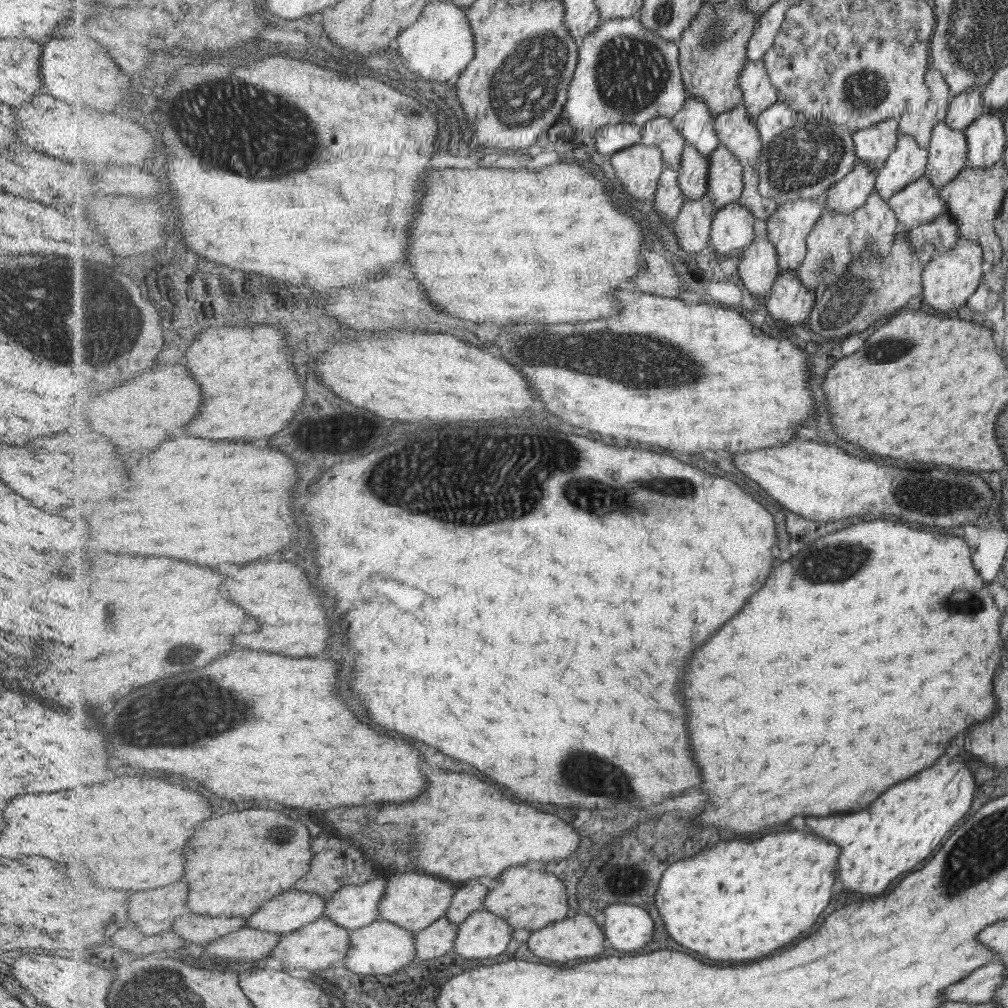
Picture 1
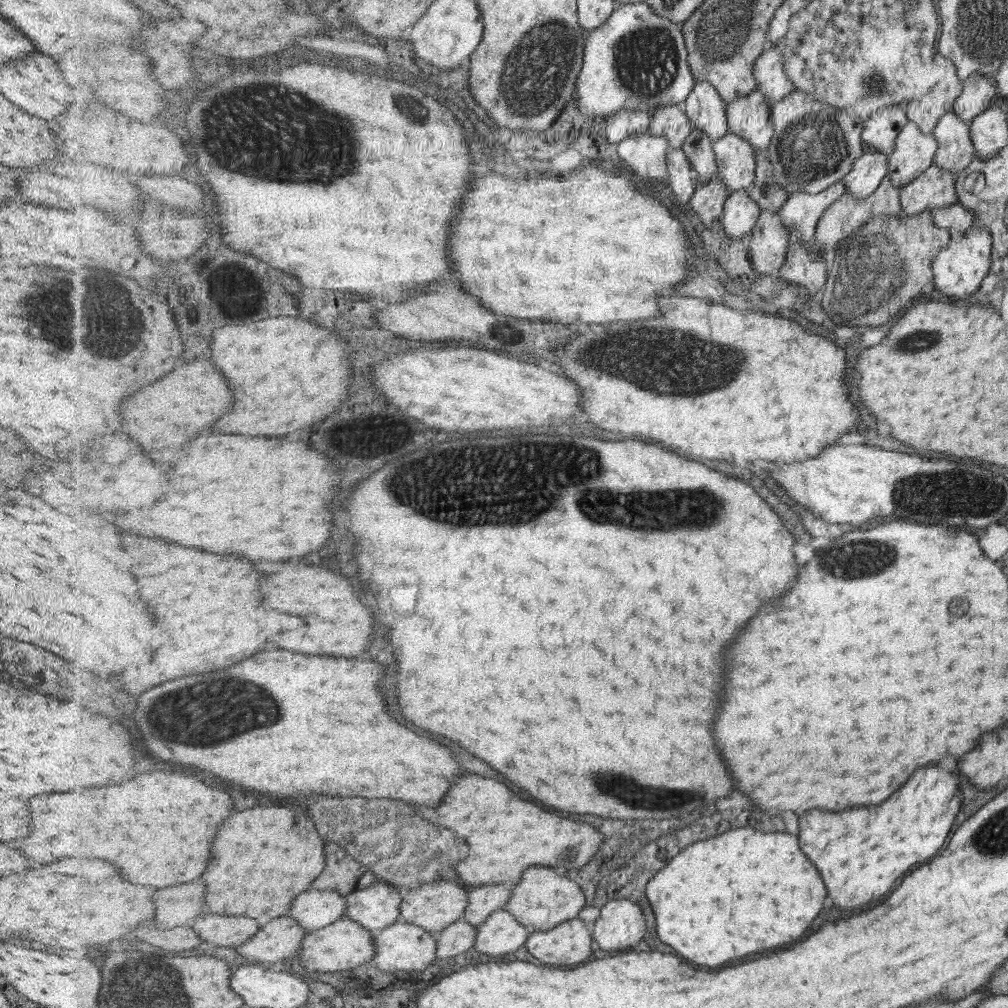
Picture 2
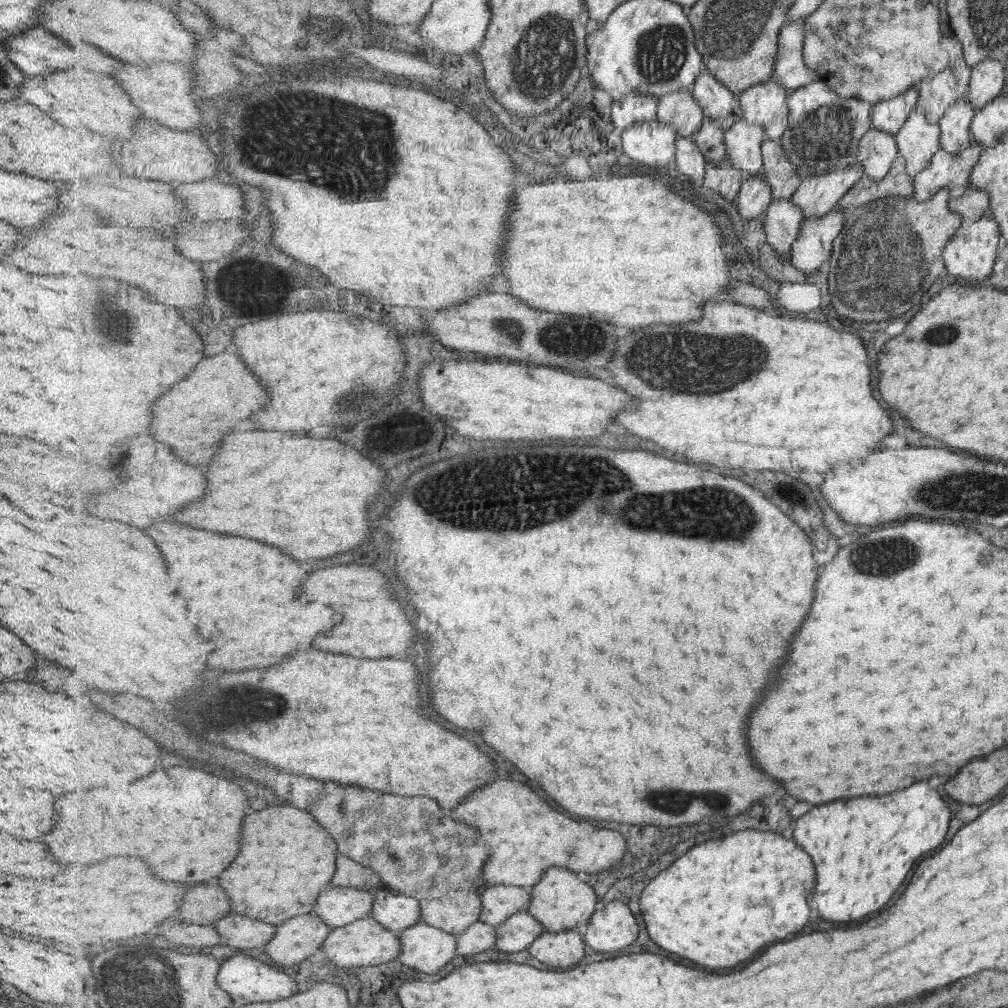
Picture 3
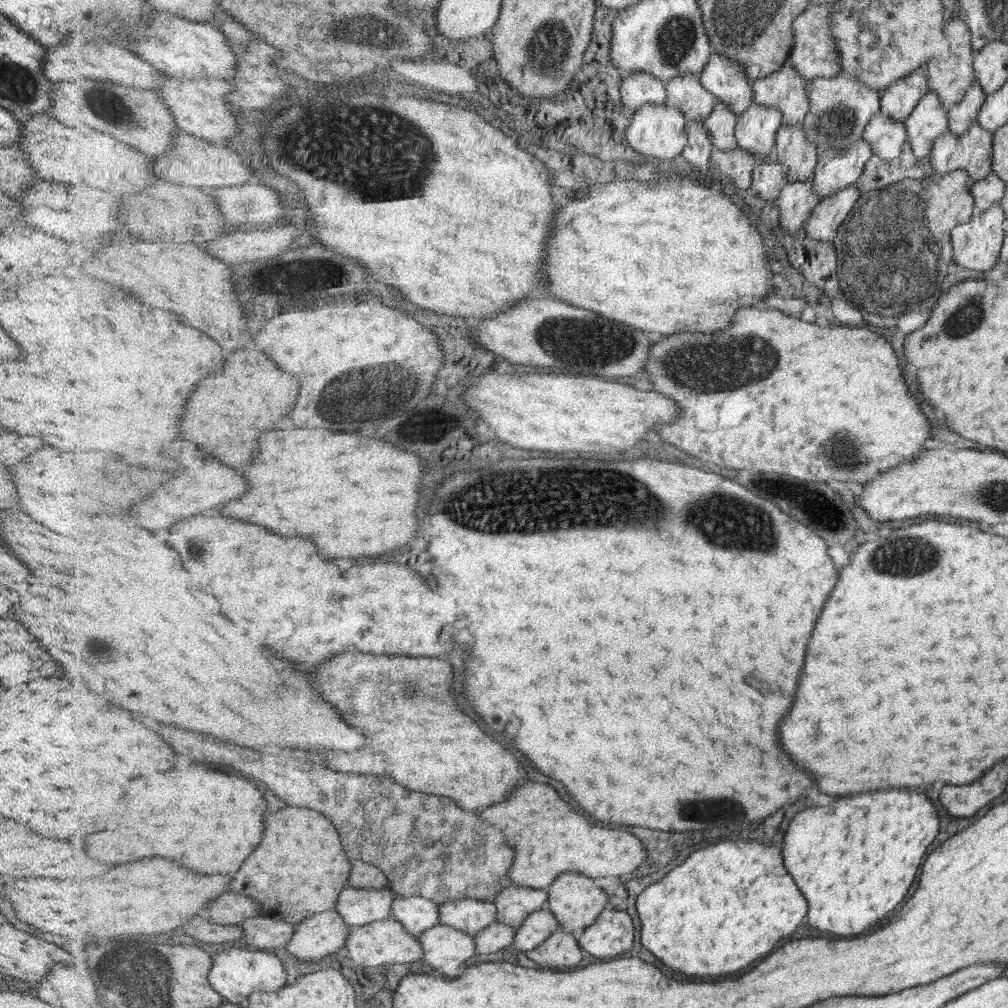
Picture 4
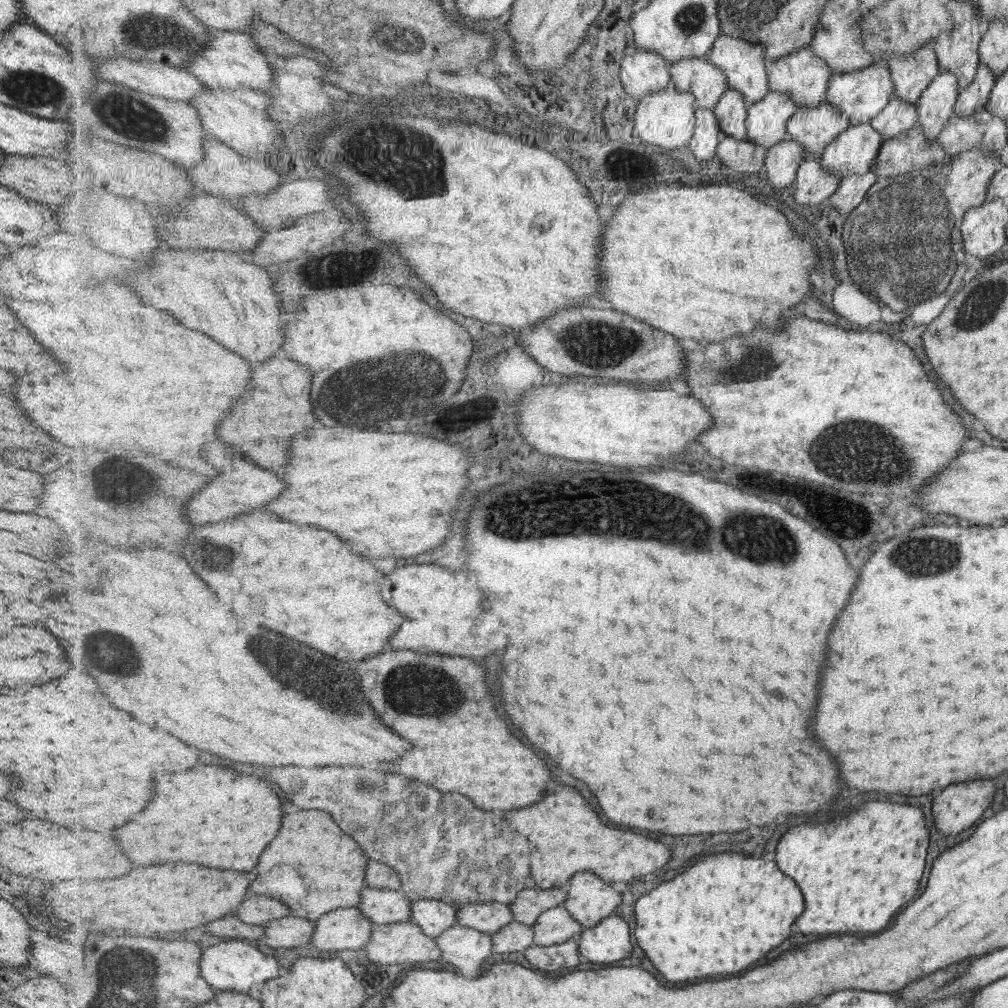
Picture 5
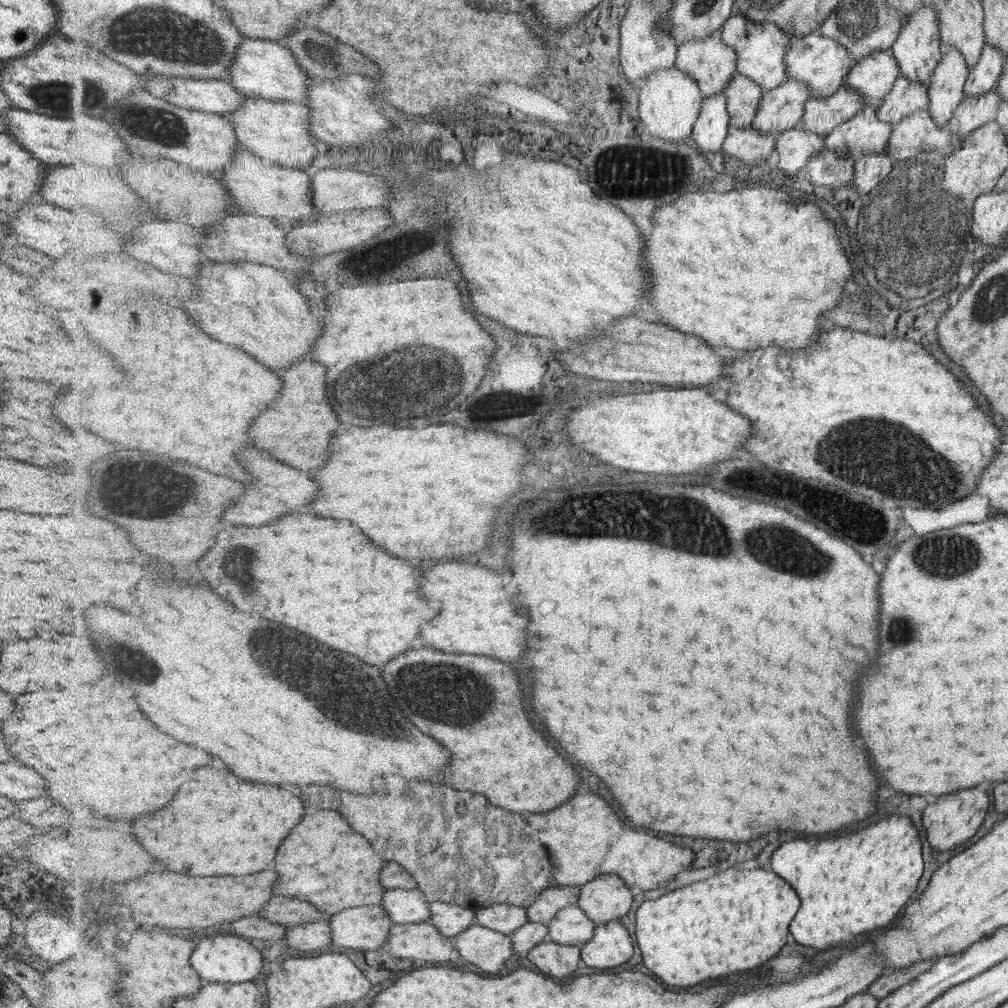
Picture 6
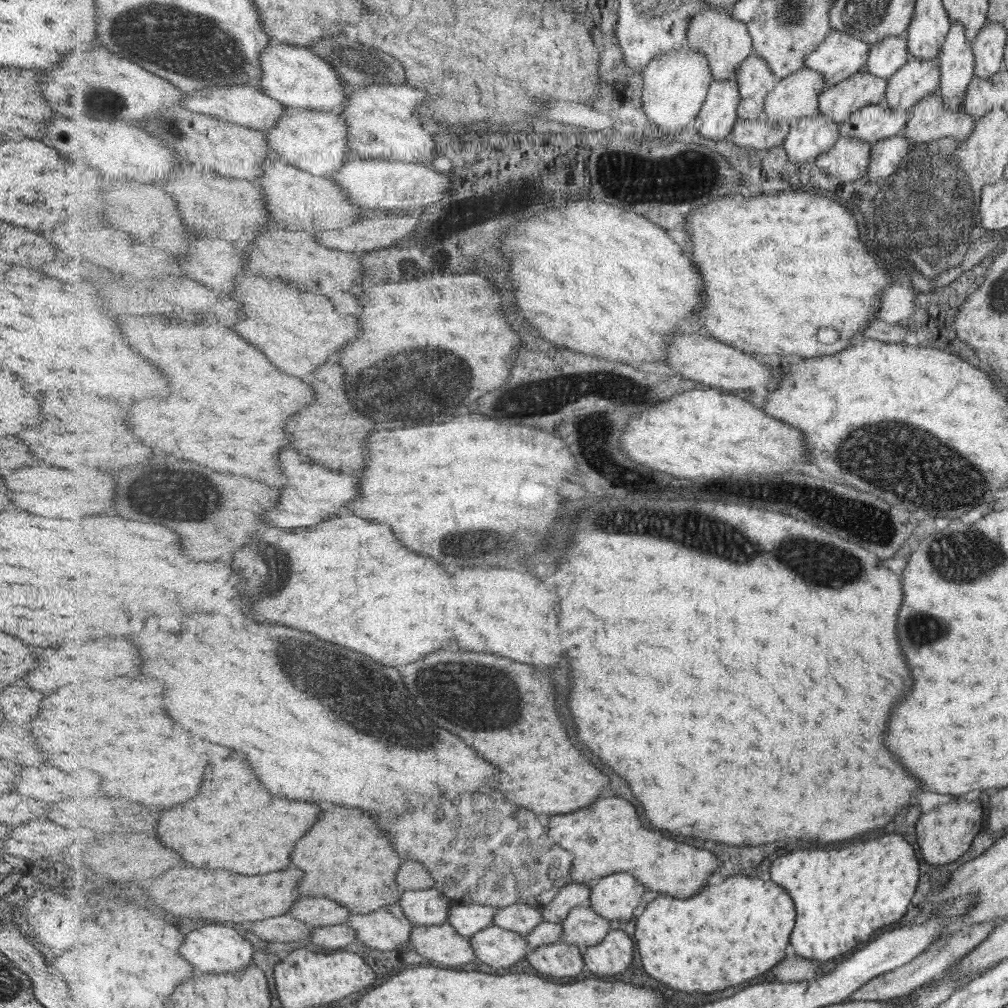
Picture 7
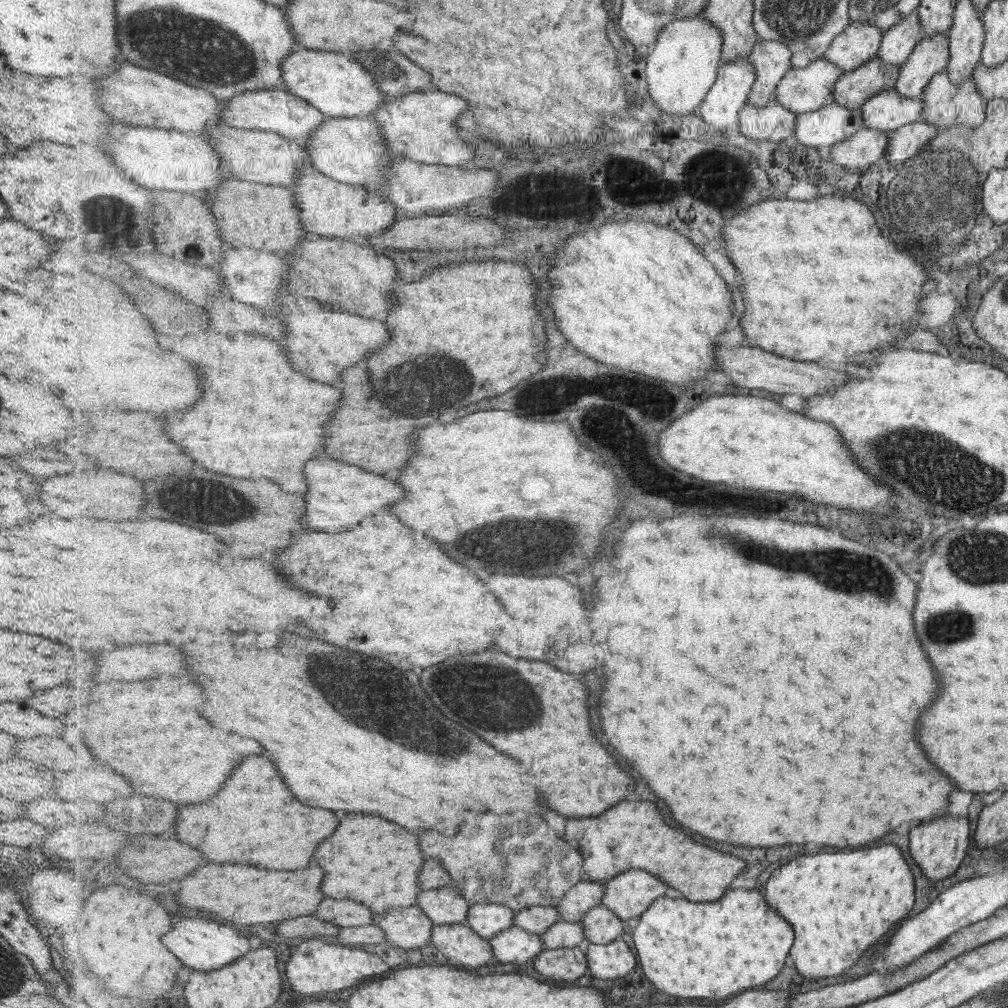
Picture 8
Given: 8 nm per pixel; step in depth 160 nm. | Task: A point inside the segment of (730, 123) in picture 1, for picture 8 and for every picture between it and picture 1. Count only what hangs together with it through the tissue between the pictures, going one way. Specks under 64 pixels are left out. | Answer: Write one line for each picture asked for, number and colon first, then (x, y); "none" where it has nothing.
2: (750, 117)
3: (767, 104)
4: (787, 90)
5: (804, 75)
6: (823, 63)
7: (841, 56)
8: (860, 42)

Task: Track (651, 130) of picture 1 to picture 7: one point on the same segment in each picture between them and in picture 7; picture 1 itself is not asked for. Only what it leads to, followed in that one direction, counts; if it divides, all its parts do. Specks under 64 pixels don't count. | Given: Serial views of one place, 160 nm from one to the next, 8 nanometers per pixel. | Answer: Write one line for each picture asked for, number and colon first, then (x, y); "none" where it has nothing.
2: (672, 122)
3: (680, 109)
4: (686, 92)
5: (701, 77)
6: (712, 62)
7: (727, 42)

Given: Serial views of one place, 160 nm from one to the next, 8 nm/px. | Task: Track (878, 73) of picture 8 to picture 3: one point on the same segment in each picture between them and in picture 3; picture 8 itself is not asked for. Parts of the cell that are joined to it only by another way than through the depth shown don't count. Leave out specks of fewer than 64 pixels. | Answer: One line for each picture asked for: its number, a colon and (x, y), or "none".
3: (780, 171)
4: (793, 148)
5: (815, 128)
6: (822, 115)
7: (839, 102)

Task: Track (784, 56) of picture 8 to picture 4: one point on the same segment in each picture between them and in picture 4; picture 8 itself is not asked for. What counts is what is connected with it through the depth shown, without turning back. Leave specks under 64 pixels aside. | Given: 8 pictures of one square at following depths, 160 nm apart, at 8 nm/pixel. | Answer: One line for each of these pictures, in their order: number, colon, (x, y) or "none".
4: (722, 123)
5: (732, 111)
6: (744, 96)
7: (756, 80)

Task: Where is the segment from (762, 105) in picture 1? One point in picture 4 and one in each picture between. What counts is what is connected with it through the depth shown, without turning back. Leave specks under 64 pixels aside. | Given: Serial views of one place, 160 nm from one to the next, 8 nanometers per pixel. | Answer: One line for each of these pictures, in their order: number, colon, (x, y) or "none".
2: (772, 79)
3: (792, 70)
4: (816, 54)

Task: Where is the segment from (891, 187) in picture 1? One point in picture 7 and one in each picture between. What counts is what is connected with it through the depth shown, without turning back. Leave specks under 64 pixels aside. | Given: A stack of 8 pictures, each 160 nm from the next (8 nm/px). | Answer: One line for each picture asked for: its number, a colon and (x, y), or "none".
2: (914, 151)
3: (918, 139)
4: (928, 121)
5: (934, 107)
6: (945, 86)
7: (955, 58)

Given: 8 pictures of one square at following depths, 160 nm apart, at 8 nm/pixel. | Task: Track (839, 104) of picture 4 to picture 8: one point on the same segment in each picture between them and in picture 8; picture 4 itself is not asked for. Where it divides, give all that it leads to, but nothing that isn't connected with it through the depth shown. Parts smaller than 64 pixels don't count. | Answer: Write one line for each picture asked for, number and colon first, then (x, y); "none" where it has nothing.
5: (862, 95)
6: (874, 77)
7: (887, 57)
8: (899, 42)

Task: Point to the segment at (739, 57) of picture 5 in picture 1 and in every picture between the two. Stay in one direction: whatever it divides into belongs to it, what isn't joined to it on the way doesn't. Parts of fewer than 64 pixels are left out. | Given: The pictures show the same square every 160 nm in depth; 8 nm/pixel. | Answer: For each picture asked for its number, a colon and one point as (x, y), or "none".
1: (695, 121)
2: (707, 110)
3: (718, 102)
4: (726, 78)

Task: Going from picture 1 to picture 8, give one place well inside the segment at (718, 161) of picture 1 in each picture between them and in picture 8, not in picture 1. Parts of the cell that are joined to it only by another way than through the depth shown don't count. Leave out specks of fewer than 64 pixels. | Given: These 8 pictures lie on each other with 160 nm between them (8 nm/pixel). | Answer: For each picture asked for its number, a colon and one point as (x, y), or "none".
2: (736, 158)
3: (744, 140)
4: (757, 128)
5: (767, 123)
6: (782, 109)
7: (795, 97)
8: (803, 90)

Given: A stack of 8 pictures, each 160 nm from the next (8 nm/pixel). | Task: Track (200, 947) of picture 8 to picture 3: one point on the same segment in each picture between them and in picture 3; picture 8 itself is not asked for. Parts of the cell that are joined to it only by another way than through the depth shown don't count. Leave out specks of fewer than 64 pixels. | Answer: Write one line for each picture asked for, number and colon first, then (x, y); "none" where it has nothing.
3: (248, 980)
4: (237, 972)
5: (238, 965)
6: (220, 959)
7: (216, 948)

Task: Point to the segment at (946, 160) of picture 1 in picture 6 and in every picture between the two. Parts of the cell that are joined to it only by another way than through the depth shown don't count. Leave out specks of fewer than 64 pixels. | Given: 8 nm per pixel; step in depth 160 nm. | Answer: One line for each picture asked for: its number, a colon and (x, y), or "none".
2: (954, 148)
3: (954, 136)
4: (963, 114)
5: (972, 98)
6: (983, 76)

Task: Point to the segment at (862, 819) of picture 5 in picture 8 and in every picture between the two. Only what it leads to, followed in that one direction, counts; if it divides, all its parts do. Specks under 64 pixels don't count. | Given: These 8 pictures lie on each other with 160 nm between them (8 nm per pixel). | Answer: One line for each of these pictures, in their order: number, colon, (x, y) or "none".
6: (859, 882)
7: (843, 896)
8: (842, 904)

